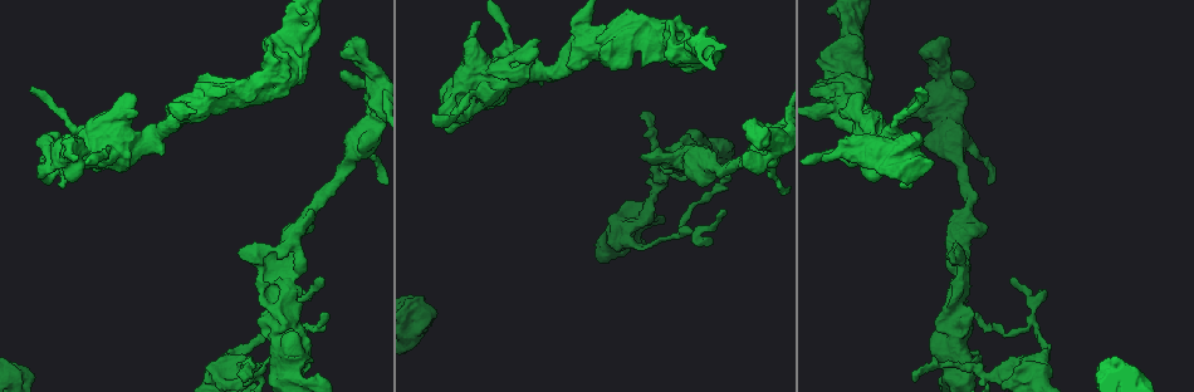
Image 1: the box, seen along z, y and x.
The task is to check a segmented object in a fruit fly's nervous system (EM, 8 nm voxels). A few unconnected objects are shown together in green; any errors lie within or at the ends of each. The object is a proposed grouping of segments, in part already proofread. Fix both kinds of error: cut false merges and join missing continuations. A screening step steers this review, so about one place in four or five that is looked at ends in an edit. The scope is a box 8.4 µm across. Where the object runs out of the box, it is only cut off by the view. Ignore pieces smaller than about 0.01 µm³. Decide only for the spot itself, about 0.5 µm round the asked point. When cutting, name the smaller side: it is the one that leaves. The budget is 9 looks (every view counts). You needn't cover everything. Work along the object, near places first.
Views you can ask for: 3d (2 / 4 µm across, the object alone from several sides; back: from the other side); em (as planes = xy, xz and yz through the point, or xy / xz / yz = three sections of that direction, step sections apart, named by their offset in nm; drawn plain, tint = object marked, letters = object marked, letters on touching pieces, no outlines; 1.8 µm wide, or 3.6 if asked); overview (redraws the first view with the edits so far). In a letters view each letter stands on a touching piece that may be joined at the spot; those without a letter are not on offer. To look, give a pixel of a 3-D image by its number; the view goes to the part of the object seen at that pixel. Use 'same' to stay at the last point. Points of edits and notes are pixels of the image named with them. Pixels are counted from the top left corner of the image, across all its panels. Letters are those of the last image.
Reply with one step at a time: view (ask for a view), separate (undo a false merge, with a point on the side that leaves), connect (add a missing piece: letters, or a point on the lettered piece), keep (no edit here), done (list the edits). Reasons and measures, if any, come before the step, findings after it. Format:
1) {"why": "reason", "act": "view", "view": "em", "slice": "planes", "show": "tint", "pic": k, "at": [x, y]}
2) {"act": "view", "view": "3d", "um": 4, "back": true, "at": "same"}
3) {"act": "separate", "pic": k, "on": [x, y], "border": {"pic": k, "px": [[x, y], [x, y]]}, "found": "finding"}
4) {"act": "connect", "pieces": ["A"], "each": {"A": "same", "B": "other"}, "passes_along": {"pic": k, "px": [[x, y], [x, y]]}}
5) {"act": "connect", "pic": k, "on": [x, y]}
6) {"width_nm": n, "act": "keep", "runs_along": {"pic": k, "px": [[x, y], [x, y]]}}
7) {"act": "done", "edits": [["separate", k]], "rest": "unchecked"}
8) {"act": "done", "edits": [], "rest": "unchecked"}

{"act": "view", "view": "em", "slice": "xy", "step": 16, "show": "letters", "pic": 1, "at": [435, 114]}

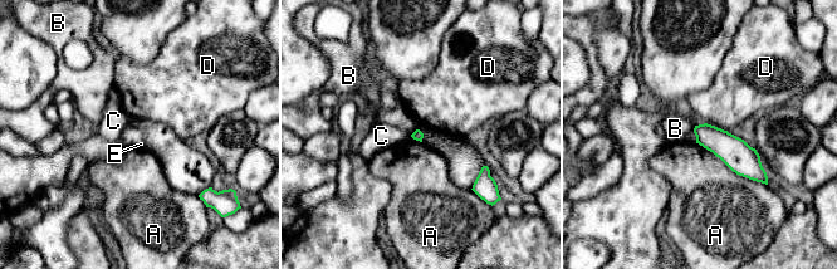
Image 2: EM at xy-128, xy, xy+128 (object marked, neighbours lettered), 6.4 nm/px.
{"why": "cut it another way", "act": "view", "view": "em", "slice": "planes", "show": "letters", "at": "same"}

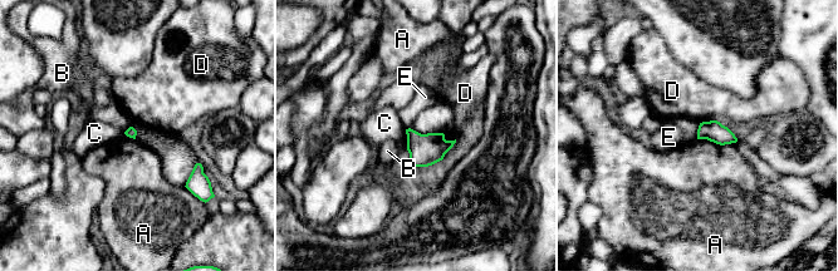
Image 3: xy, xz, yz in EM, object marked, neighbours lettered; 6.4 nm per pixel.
{"longest_contact_nm": ["A", 260], "act": "keep", "each": {"A": "other", "B": "other", "C": "other", "D": "other", "E": "other"}, "border": {"pic": 3, "px": [[697, 138], [720, 144], [735, 143]]}, "found": "none of them fits"}

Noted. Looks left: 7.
{"why": "arms part here", "act": "view", "view": "em", "slice": "planes", "show": "letters", "pic": 1, "at": [693, 53]}

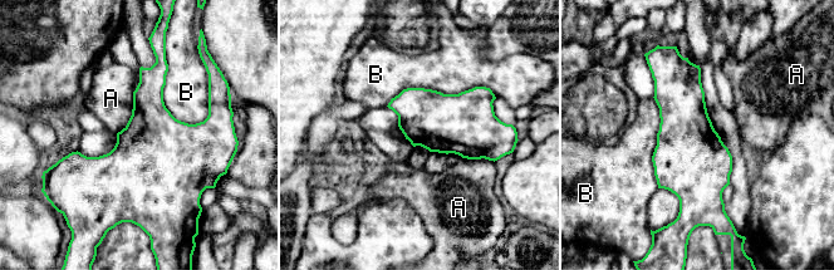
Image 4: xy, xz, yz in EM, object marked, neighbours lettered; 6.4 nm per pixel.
{"act": "keep", "each": {"A": "other", "B": "other"}, "border": {"pic": 4, "px": [[133, 92], [132, 114], [116, 133]]}, "found": "one neuron here"}

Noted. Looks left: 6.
{"why": "arms run side by side", "act": "view", "view": "em", "um": 3.6, "slice": "xy", "step": 8, "show": "letters", "pic": 1, "at": [965, 354]}

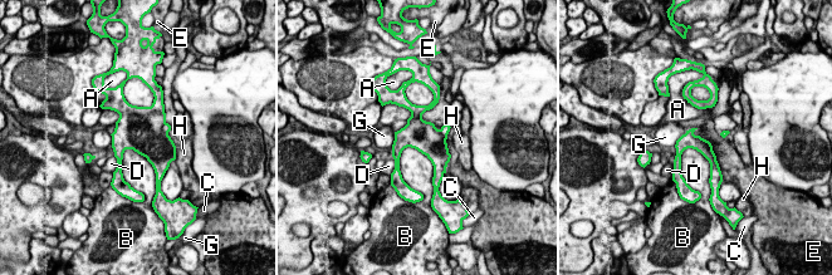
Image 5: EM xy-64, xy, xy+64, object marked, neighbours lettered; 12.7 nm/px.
{"longest_contact_nm": ["E", 700], "act": "separate", "pic": 5, "on": [166, 128], "each": {"A": "other", "B": "other", "C": "other", "D": "other", "E": "other", "G": "other", "H": "other"}, "border": {"pic": 5, "px": [[165, 122], [162, 129], [167, 133]]}, "found": "two neurons meet here"}

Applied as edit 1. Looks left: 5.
{"why": "see it whole again", "act": "view", "view": "overview"}

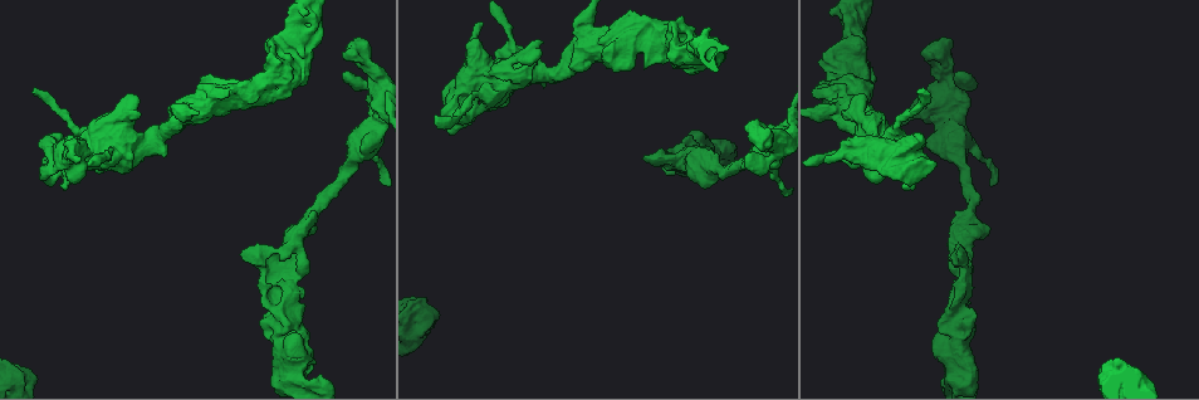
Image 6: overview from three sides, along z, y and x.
{"act": "view", "view": "3d", "um": 4, "pic": 6, "at": [27, 368]}

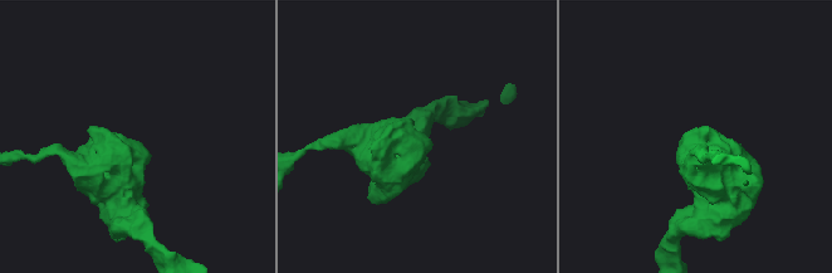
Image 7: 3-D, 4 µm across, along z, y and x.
{"why": "now the EM", "act": "view", "view": "em", "um": 3.6, "slice": "planes", "show": "letters", "pic": 7, "at": [136, 143]}

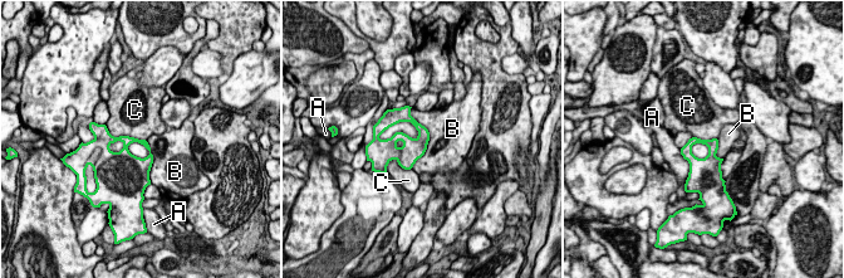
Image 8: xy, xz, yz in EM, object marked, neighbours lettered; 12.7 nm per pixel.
{"act": "keep", "each": {"A": "other", "B": "other", "C": "other"}, "border": {"pic": 8, "px": [[104, 125], [114, 136], [146, 141]]}, "found": "no lettered piece goes on from it"}

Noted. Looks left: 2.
{"act": "done", "edits": [["separate", 5]], "rest": "unchecked"}

